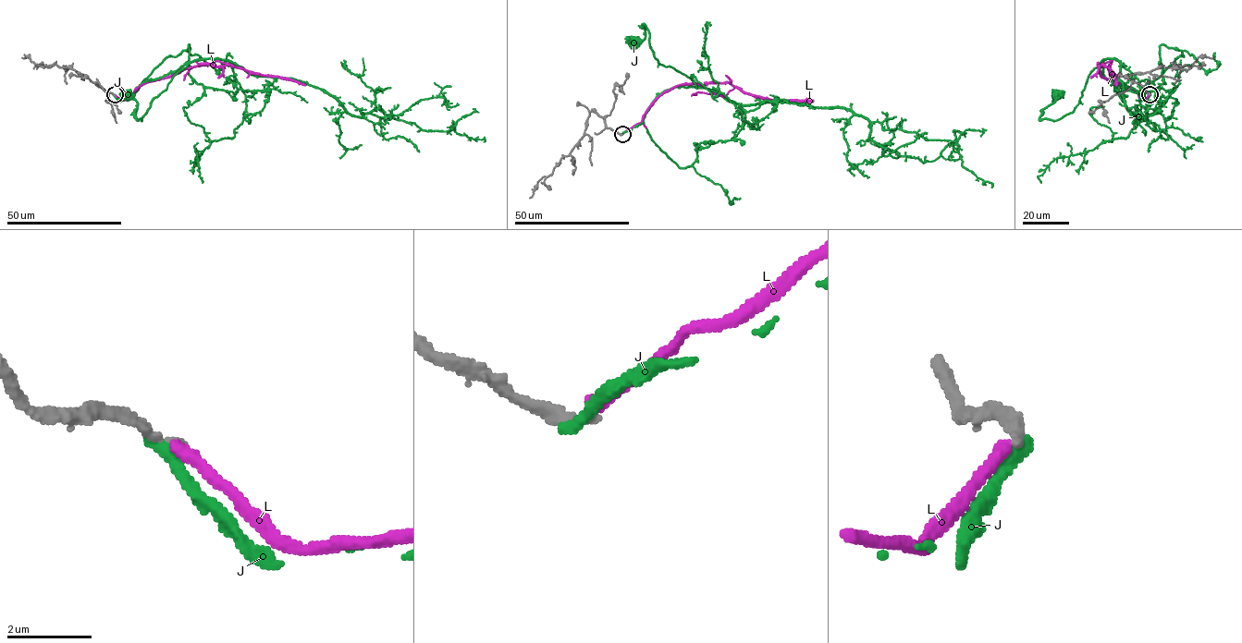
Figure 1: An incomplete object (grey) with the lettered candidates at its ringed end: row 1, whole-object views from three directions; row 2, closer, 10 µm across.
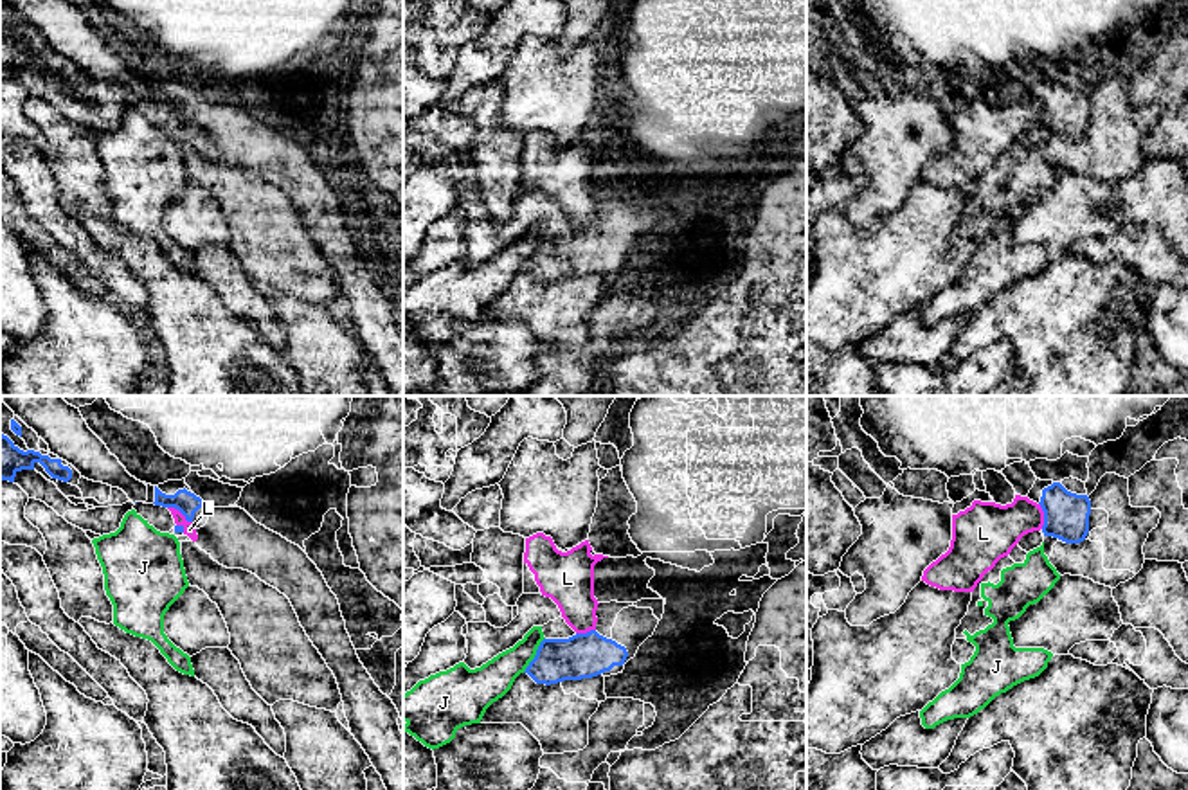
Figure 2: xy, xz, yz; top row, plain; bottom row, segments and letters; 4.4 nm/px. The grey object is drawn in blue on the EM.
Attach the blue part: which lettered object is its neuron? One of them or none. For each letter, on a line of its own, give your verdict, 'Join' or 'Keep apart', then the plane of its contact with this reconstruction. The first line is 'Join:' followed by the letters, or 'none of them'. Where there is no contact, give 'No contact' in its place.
Join: none of them
J: Keep apart. Touches blue in xz
L: Keep apart. Touches blue in xy

